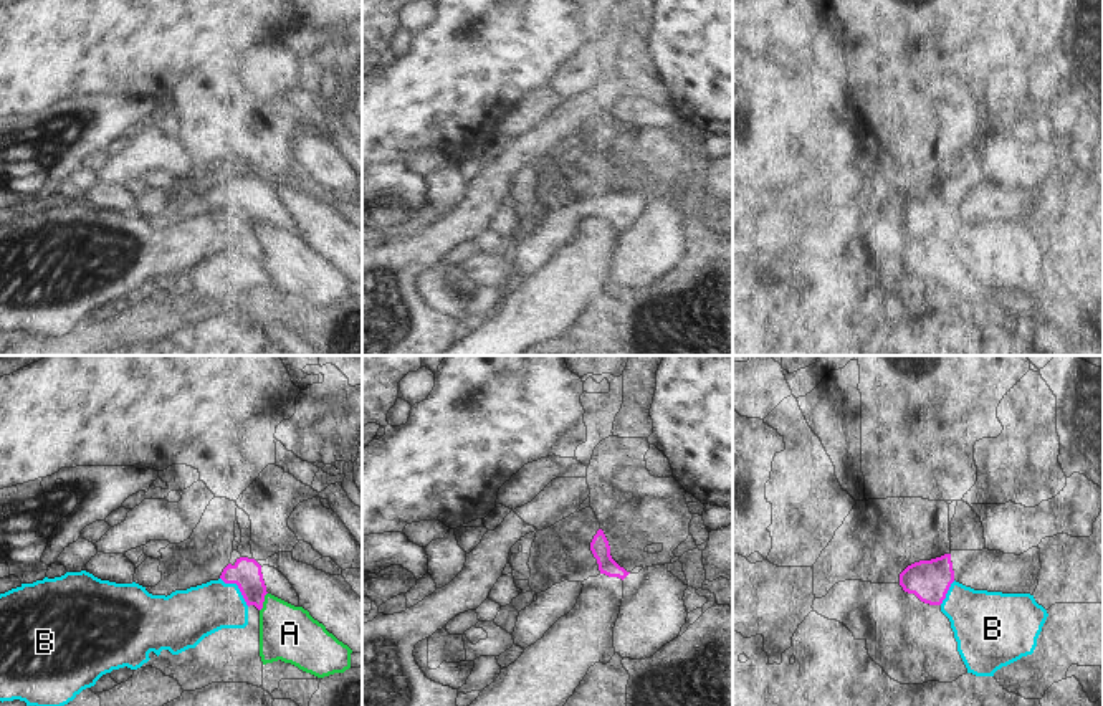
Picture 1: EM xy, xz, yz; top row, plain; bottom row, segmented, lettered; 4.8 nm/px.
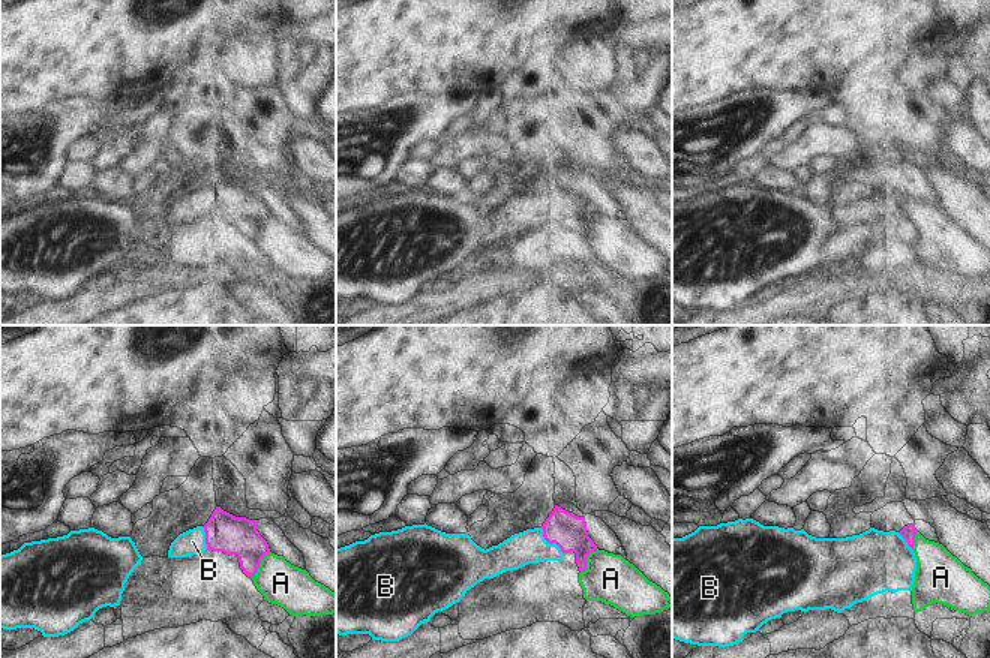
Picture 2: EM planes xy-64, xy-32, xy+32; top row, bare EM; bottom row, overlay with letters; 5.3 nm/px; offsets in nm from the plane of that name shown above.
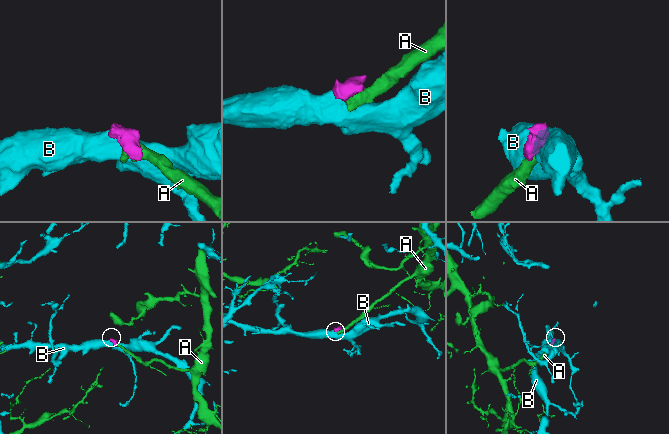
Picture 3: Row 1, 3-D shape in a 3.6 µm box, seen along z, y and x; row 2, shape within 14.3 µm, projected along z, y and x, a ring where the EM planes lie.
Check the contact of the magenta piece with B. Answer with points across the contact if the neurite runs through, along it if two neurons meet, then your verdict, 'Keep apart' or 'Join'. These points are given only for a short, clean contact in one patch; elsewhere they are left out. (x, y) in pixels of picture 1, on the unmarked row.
Path across: xy (247, 204), (238, 217), (222, 233), (197, 242). Join.

